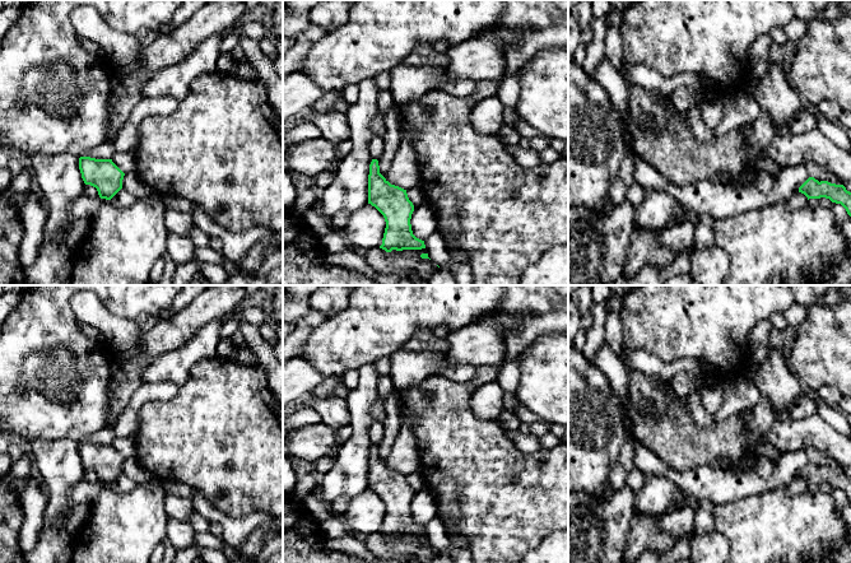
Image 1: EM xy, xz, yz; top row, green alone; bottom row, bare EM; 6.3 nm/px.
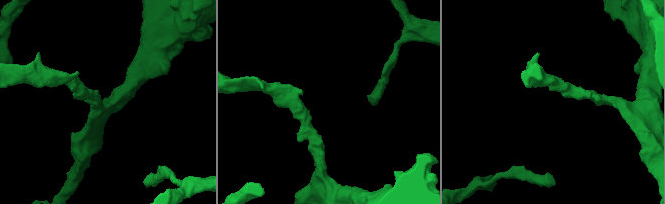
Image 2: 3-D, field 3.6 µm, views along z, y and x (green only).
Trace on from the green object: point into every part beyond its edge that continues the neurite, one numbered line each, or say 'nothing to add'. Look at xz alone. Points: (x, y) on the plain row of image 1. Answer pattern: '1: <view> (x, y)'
nothing to add

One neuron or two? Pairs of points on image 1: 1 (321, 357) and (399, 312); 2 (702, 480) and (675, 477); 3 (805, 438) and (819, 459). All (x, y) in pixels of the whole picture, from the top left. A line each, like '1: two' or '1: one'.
1: one
2: one
3: two

